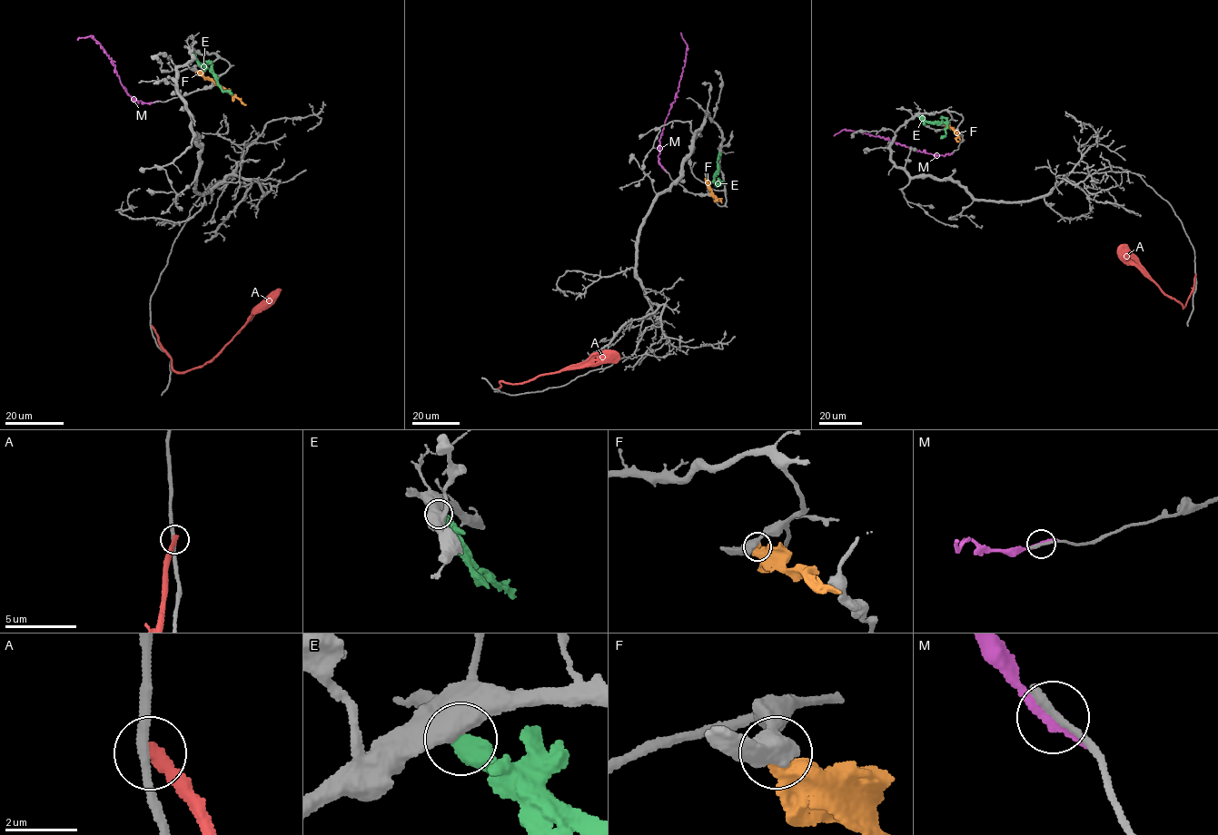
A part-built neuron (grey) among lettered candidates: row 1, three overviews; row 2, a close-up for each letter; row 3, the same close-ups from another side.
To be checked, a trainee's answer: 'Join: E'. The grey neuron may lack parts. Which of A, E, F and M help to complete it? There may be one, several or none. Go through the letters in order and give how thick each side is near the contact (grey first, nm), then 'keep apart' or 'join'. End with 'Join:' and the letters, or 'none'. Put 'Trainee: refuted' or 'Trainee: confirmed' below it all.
A: calibres 240 and 360 nm; keep apart
E: calibres 750 and 480 nm; keep apart
F: calibres 550 and 460 nm; keep apart
M: calibres 260 and 320 nm; keep apart
Join: none
Trainee: refuted

